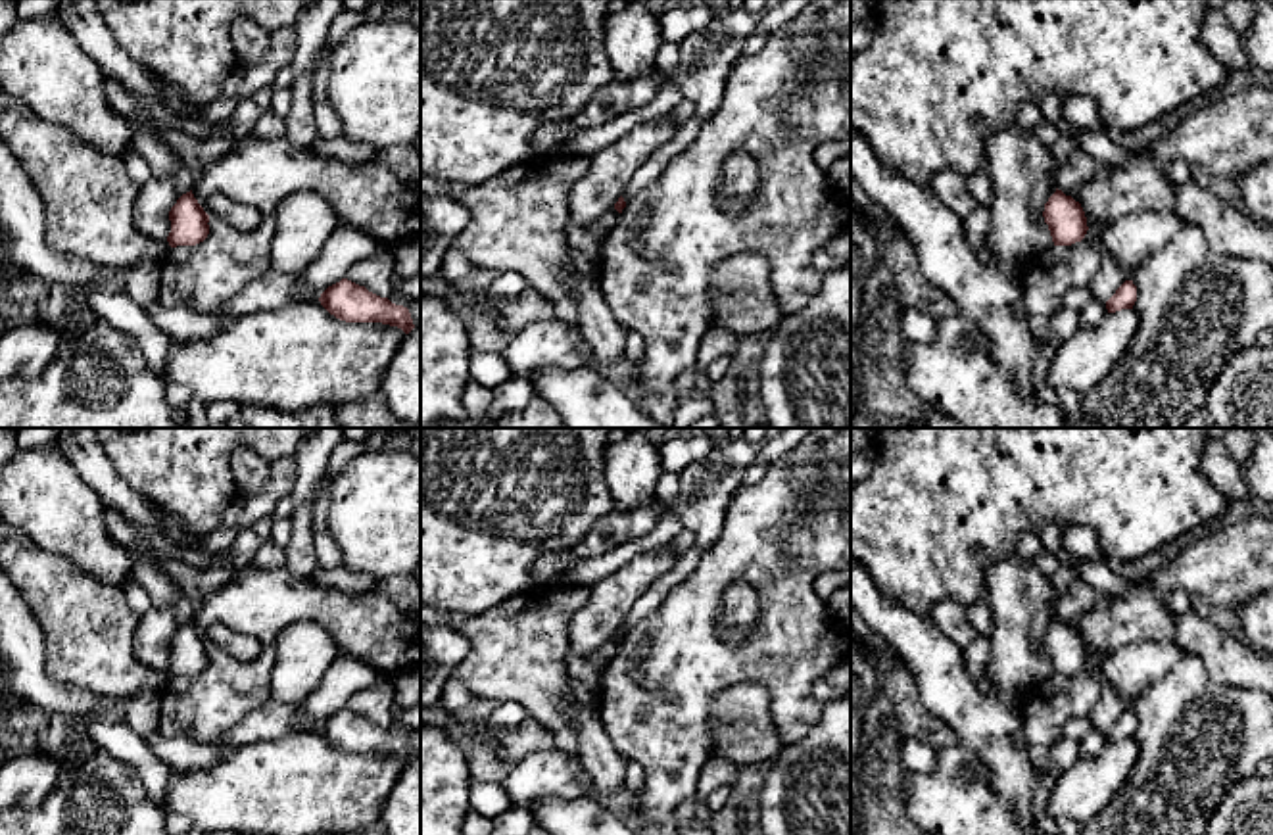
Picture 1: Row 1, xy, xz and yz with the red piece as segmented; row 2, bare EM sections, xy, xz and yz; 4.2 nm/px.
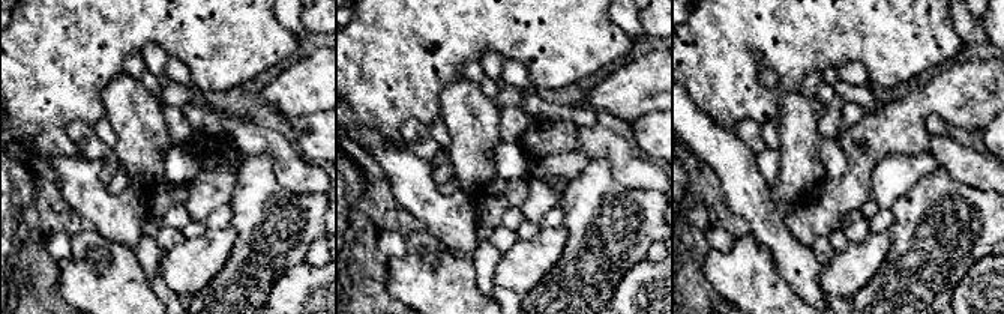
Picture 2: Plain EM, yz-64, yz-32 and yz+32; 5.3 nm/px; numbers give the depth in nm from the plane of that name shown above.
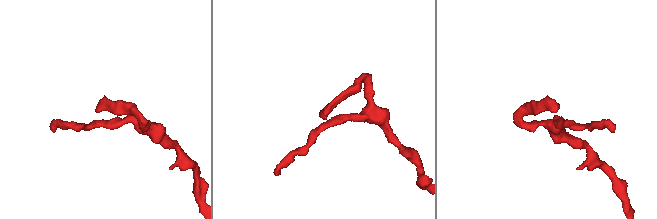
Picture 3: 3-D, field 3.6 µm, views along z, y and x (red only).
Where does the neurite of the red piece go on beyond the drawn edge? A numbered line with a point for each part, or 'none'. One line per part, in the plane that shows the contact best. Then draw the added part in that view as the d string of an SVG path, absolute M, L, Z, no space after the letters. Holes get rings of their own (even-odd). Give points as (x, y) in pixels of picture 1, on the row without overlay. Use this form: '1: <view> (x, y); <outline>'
none

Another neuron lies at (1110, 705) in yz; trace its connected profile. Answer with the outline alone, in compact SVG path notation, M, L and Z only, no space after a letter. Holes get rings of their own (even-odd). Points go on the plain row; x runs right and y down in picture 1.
M1104 680L1100 687L1100 697L1094 708L1089 714L1091 726L1108 731L1116 720L1127 710L1123 699L1117 691Z

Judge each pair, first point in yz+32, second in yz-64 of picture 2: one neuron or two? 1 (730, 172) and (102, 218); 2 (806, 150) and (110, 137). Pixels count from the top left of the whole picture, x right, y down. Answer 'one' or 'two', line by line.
1: one
2: two

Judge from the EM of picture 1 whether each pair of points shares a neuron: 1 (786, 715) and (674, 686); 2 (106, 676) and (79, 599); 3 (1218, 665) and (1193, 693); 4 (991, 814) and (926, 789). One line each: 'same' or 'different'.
1: same
2: same
3: different
4: same

